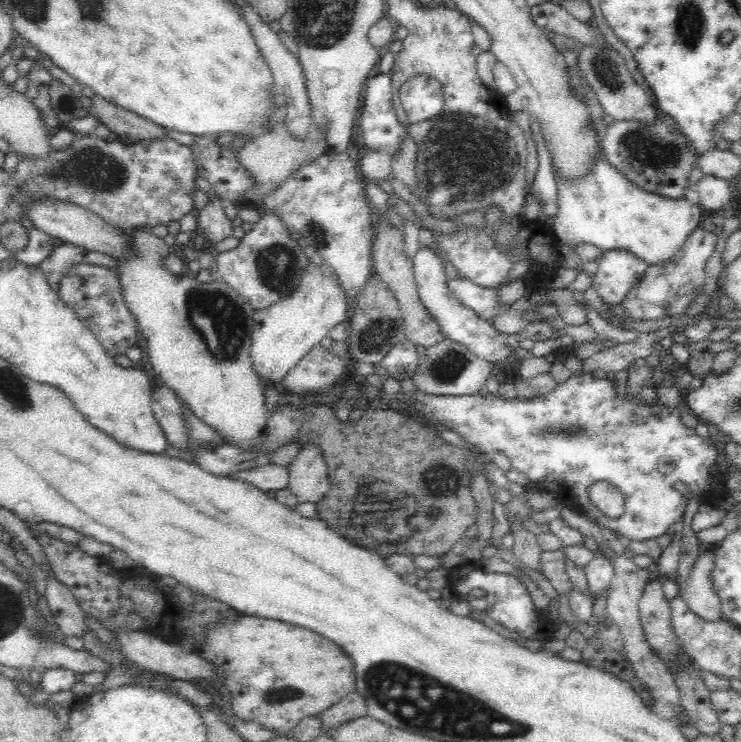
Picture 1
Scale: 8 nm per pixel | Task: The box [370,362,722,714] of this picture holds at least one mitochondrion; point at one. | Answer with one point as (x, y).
(547, 431)

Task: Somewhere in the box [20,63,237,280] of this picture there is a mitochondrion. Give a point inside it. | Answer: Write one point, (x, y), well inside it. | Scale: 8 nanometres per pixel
(96, 171)

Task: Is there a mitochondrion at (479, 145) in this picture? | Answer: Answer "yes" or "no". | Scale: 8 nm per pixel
yes

